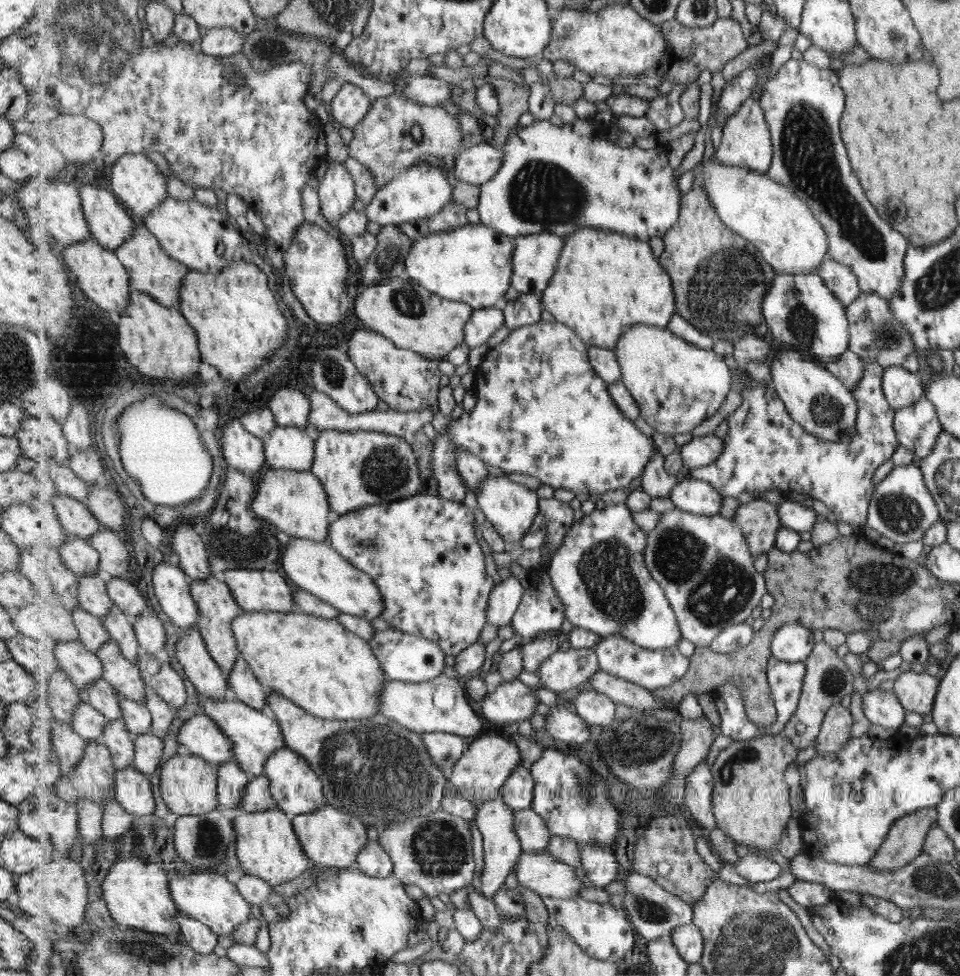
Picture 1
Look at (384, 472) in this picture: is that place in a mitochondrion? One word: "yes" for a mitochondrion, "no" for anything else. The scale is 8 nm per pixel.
yes

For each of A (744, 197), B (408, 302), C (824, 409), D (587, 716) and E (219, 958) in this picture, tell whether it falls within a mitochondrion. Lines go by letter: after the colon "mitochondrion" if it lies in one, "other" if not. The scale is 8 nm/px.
A: other
B: mitochondrion
C: mitochondrion
D: other
E: other

